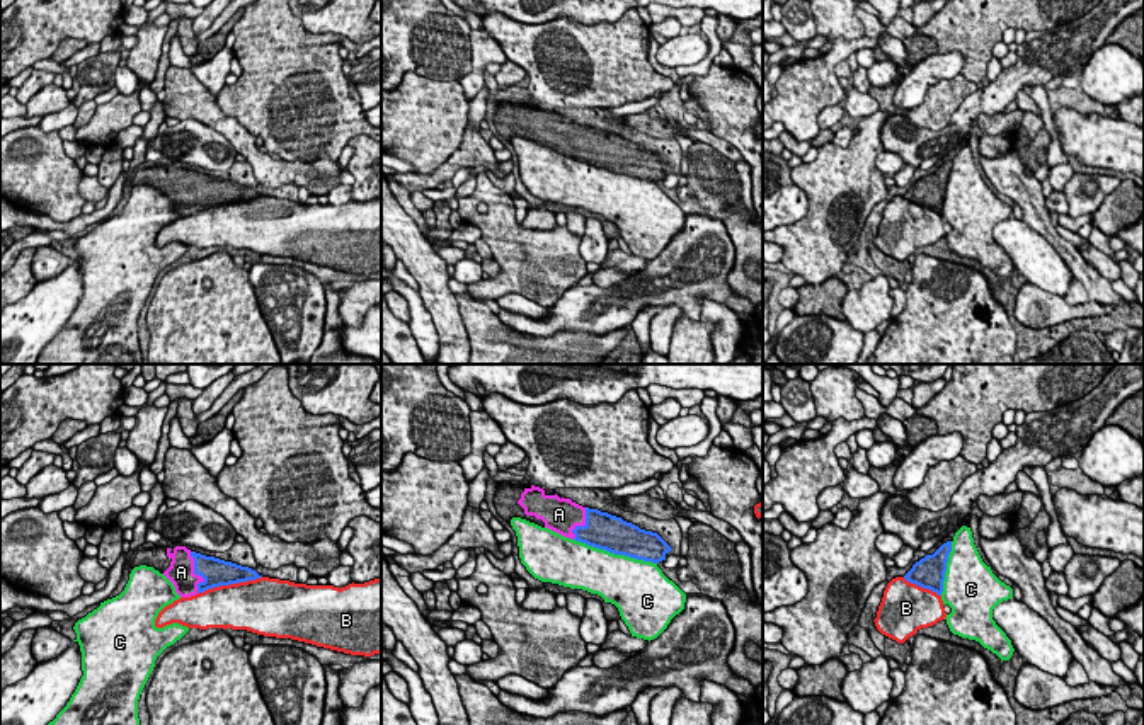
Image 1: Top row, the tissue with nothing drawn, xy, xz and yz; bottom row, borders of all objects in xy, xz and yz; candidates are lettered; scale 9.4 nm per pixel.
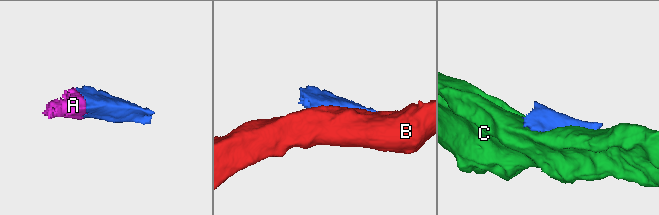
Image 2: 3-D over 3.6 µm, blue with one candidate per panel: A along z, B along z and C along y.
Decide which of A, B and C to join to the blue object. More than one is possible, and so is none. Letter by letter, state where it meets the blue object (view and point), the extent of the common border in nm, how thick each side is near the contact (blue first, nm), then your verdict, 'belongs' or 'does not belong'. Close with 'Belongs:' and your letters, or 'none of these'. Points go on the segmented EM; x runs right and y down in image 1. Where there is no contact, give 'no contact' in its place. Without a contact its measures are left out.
A: meets blue in xy at (196, 574); contact 400 nm long; 260 nm thick on the blue side, 260 nm on the other; belongs
B: meets blue in xy at (228, 584); contact 650 nm long; 260 nm thick on the blue side, 440 nm on the other; does not belong
C: meets blue in xz at (615, 553); contact 800 nm long; 340 nm thick on the blue side, 460 nm on the other; does not belong
Belongs: A

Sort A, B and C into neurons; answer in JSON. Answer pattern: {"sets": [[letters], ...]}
{"sets": [["A"], ["B"], ["C"]]}

